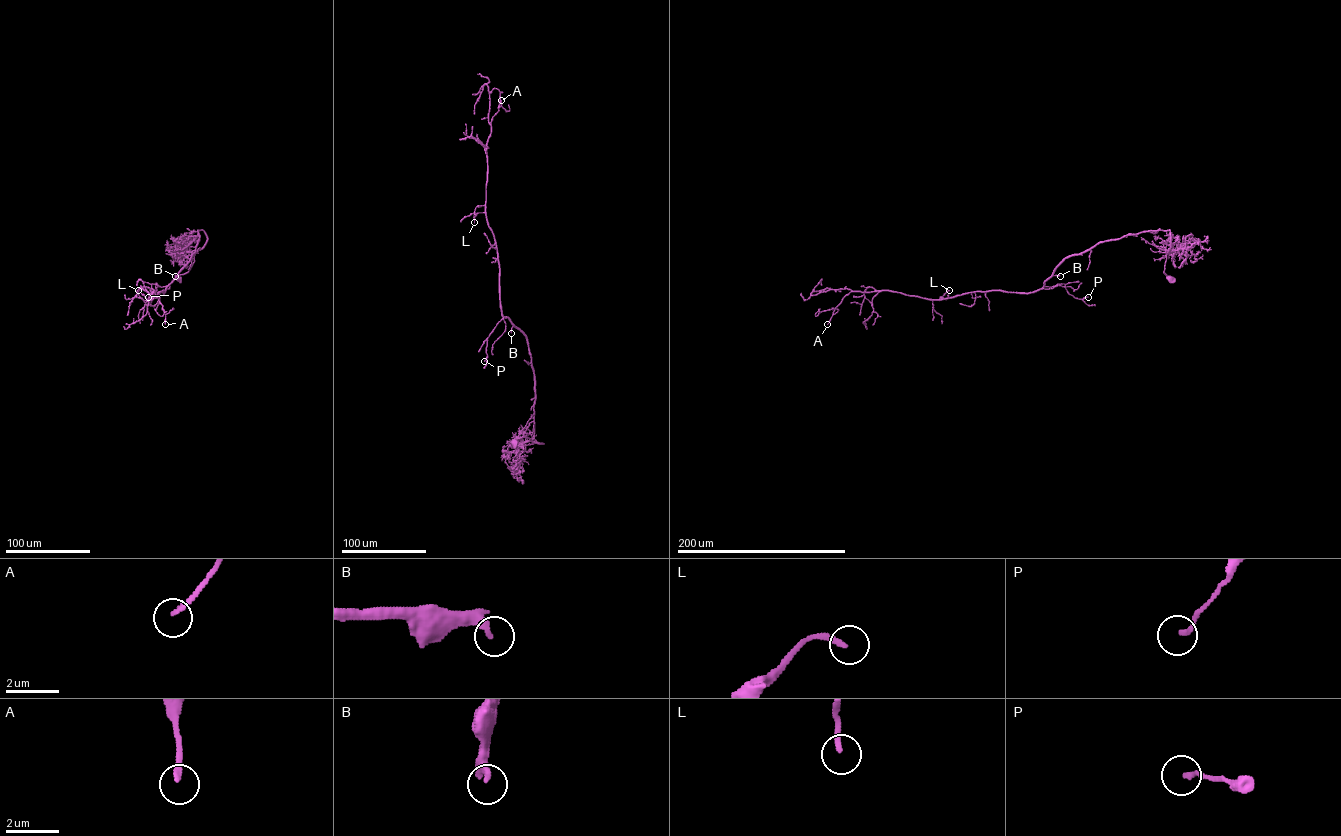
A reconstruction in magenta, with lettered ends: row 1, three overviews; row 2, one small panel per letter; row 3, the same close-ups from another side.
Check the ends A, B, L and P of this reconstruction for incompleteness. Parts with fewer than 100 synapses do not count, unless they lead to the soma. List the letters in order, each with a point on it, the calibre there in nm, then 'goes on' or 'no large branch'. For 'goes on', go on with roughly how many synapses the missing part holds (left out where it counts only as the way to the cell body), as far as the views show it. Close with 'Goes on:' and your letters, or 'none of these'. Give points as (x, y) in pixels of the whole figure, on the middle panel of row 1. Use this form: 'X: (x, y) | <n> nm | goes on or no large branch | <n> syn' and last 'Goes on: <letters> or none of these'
A: (501, 100) | 180 nm | no large branch
B: (511, 333) | 240 nm | goes on | 110 syn
L: (474, 222) | 200 nm | no large branch
P: (484, 361) | 170 nm | no large branch
Goes on: B

